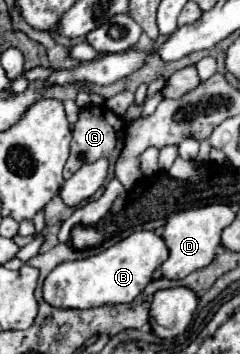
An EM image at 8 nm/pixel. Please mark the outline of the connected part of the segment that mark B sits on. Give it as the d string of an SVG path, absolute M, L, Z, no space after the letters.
M134 232L118 244L84 260L58 264L44 280L42 298L54 308L86 310L104 304L126 304L132 302L152 280L152 272L168 258L164 240L156 232Z

